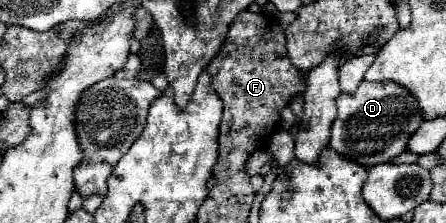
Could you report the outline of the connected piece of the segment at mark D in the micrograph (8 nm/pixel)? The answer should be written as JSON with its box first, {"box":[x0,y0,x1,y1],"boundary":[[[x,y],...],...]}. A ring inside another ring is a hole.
{"box":[330,81,424,167],"boundary":[[[362,81],[354,93],[340,93],[336,105],[338,115],[332,125],[330,147],[364,167],[388,163],[406,153],[406,141],[424,123],[414,95],[394,81]]]}

